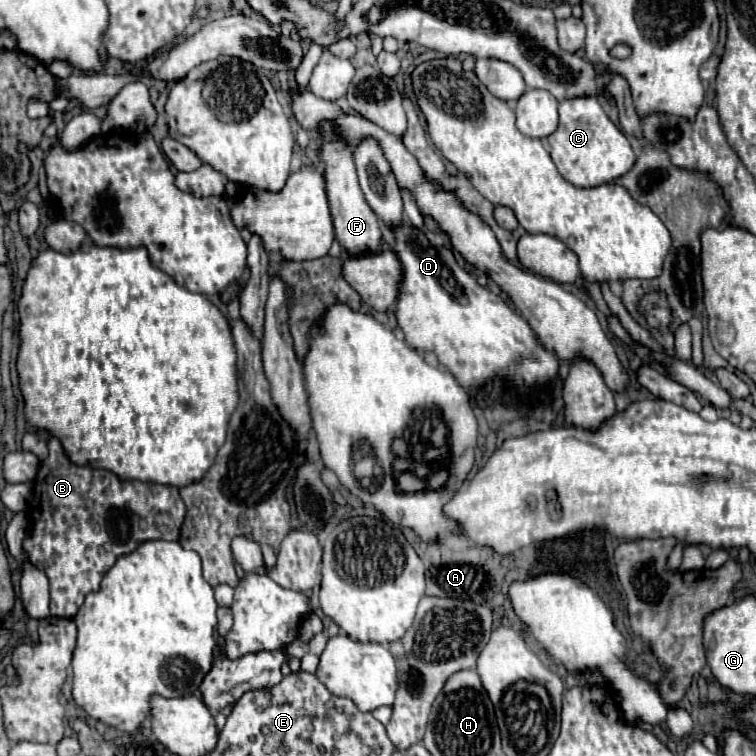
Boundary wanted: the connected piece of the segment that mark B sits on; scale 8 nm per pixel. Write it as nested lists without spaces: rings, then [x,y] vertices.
[[[50,438],[48,458],[40,464],[34,482],[38,500],[30,532],[22,542],[26,562],[42,570],[50,580],[50,614],[74,618],[88,592],[100,588],[100,580],[114,562],[134,552],[146,540],[178,540],[186,514],[174,486],[140,480],[120,480],[108,470],[72,464],[60,442]]]

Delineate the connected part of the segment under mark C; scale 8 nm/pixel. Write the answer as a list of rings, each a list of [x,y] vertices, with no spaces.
[[[574,98],[572,102],[562,102],[558,106],[558,112],[560,124],[546,140],[550,144],[550,154],[558,172],[570,184],[580,188],[600,186],[626,174],[634,166],[636,156],[630,142],[612,124],[596,98]]]

